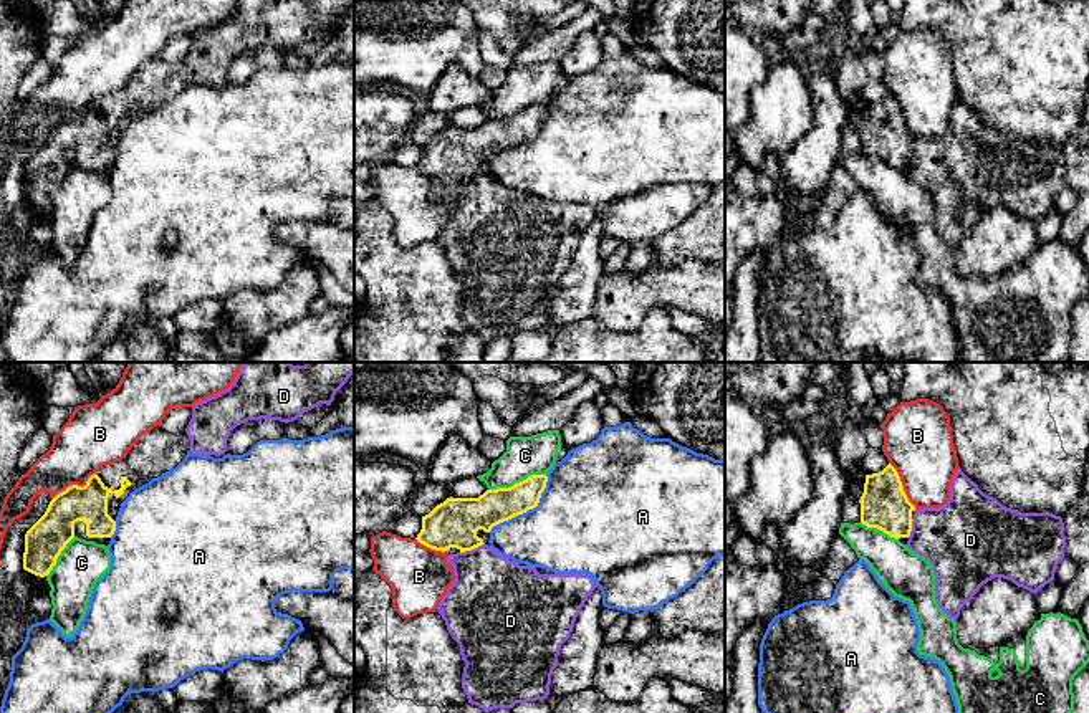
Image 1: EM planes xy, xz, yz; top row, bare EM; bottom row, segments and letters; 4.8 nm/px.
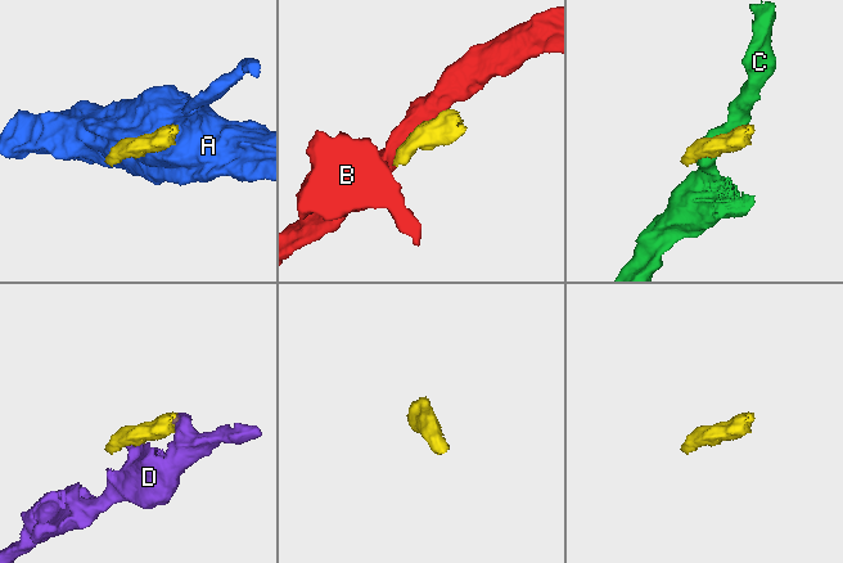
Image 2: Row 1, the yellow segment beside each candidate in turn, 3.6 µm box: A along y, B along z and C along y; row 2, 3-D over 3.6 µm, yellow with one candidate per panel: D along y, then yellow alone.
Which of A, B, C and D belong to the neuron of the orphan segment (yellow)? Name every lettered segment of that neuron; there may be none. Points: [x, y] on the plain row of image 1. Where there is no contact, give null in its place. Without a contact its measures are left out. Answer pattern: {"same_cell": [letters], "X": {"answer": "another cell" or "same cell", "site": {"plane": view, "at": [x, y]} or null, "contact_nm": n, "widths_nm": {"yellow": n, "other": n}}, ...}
{"same_cell": ["D"], "A": {"answer": "another cell", "site": {"plane": "xz", "at": [527, 139]}, "contact_nm": 400, "widths_nm": {"yellow": 170, "other": 440}}, "B": {"answer": "another cell", "site": {"plane": "xy", "at": [73, 114]}, "contact_nm": 260, "widths_nm": {"yellow": 180, "other": 280}}, "C": {"answer": "another cell", "site": {"plane": "xz", "at": [517, 113]}, "contact_nm": 300, "widths_nm": {"yellow": 170, "other": 190}}, "D": {"answer": "same cell", "site": {"plane": "xz", "at": [472, 177]}, "contact_nm": 130, "widths_nm": {"yellow": 240, "other": 380}}}

